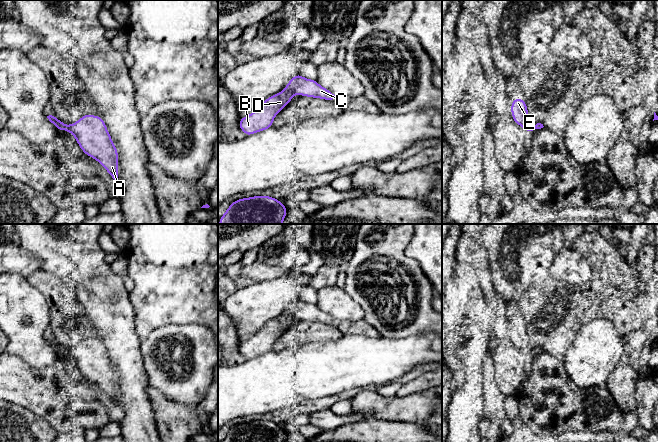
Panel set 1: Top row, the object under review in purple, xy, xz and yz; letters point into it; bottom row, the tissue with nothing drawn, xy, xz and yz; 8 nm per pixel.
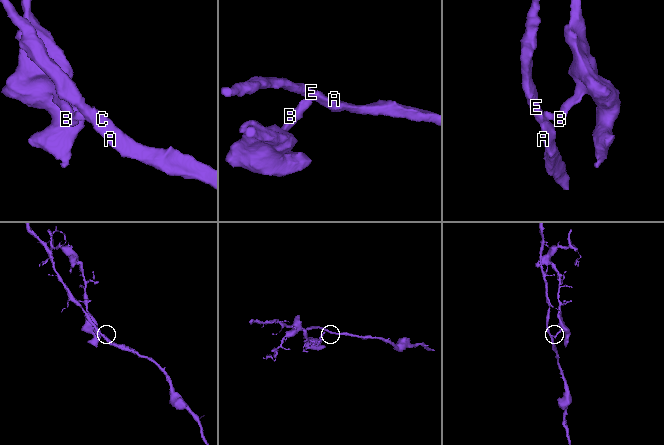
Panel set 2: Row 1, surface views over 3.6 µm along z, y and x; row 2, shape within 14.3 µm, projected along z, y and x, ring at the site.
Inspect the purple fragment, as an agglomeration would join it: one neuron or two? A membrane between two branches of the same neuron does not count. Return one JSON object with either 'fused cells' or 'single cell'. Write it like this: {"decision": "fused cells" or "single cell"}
{"decision": "fused cells"}

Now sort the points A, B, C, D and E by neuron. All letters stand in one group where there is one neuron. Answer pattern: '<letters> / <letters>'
A C E / B D

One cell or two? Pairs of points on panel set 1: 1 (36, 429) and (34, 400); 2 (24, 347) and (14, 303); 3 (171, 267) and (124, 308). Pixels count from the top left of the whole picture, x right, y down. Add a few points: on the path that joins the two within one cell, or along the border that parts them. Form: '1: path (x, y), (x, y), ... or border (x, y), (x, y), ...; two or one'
1: border (14, 404), (29, 409), (54, 429); two
2: path (24, 336), (24, 329), (19, 324), (19, 314); one
3: border (128, 293), (133, 308), (135, 325); two

